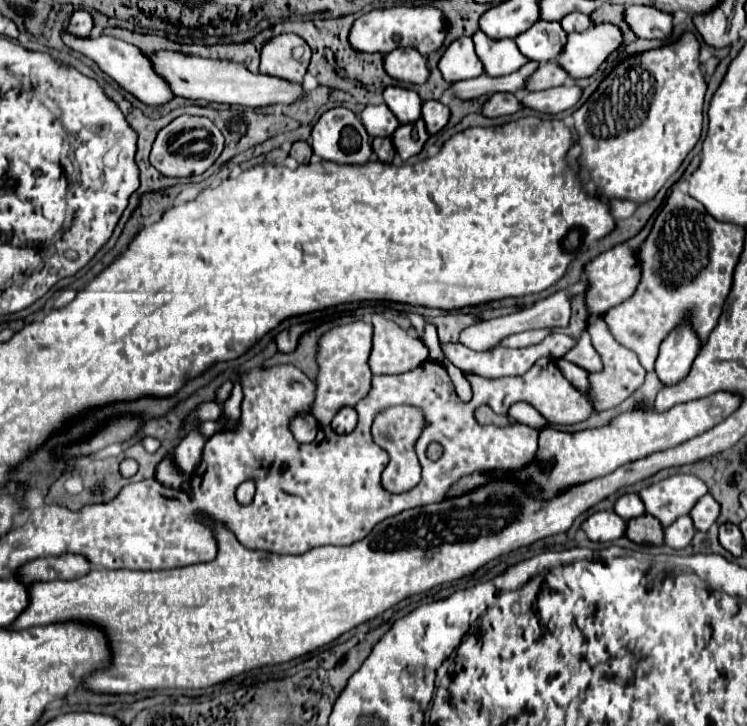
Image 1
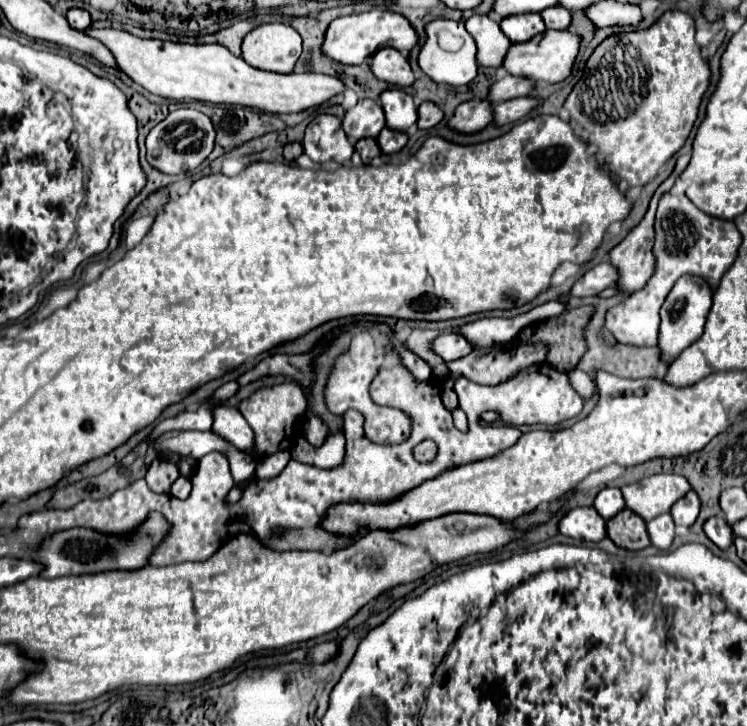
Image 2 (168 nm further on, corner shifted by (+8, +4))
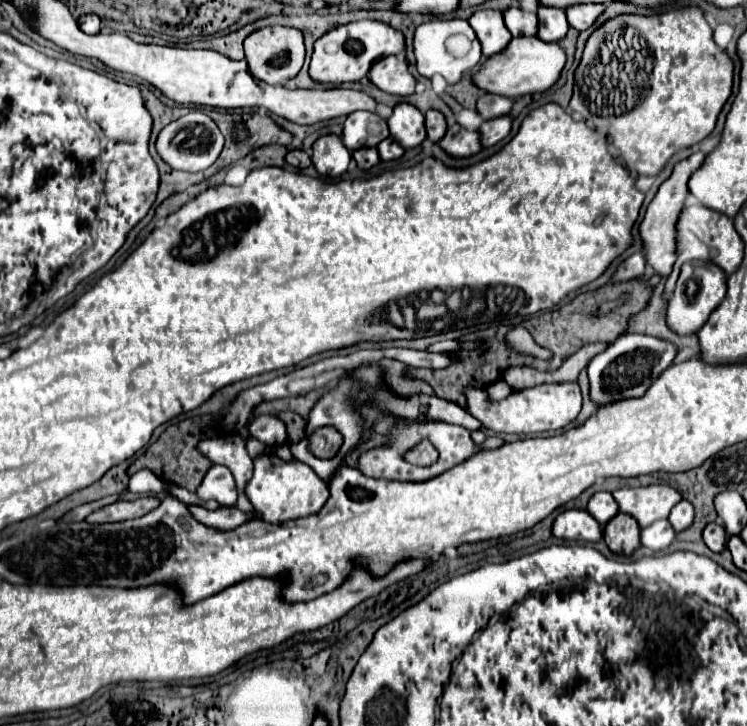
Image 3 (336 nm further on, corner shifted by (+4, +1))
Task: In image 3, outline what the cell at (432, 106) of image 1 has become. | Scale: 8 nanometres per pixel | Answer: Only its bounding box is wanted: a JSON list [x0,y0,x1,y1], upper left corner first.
[425,109,447,141]

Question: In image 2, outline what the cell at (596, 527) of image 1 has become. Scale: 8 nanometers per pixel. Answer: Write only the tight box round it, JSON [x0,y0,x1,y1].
[559,508,607,542]

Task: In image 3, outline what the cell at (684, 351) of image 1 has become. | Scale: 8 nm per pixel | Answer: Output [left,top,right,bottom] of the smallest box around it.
[667,263,727,337]

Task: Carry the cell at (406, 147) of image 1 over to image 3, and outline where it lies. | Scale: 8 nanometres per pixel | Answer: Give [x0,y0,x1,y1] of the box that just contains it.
[377,137,405,161]

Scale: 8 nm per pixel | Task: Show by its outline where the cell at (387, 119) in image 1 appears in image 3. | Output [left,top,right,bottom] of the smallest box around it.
[343,111,387,151]

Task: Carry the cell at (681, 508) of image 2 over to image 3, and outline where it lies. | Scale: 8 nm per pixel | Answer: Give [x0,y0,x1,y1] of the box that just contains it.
[669,499,695,531]

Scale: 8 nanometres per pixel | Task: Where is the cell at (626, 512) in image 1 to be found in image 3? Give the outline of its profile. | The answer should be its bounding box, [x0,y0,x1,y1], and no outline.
[587,491,619,523]

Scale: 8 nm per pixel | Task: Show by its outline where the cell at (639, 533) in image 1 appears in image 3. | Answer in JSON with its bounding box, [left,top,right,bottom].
[603,513,641,557]

